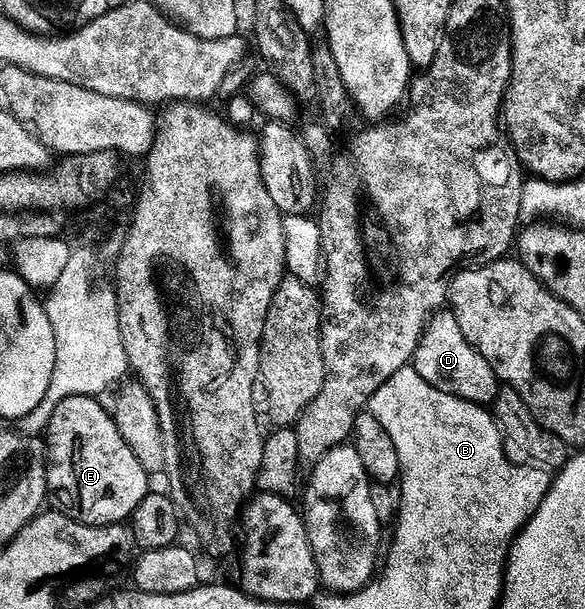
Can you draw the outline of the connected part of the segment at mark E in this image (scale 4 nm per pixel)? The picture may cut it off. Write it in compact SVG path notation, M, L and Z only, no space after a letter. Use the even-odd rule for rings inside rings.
M71 397L67 401L54 406L51 417L51 437L49 436L50 458L54 464L49 469L49 485L59 496L59 501L70 516L76 518L81 525L110 527L127 520L139 508L147 494L152 492L153 485L147 476L149 470L144 458L133 451L133 447L121 435L114 416L102 405L99 397Z

